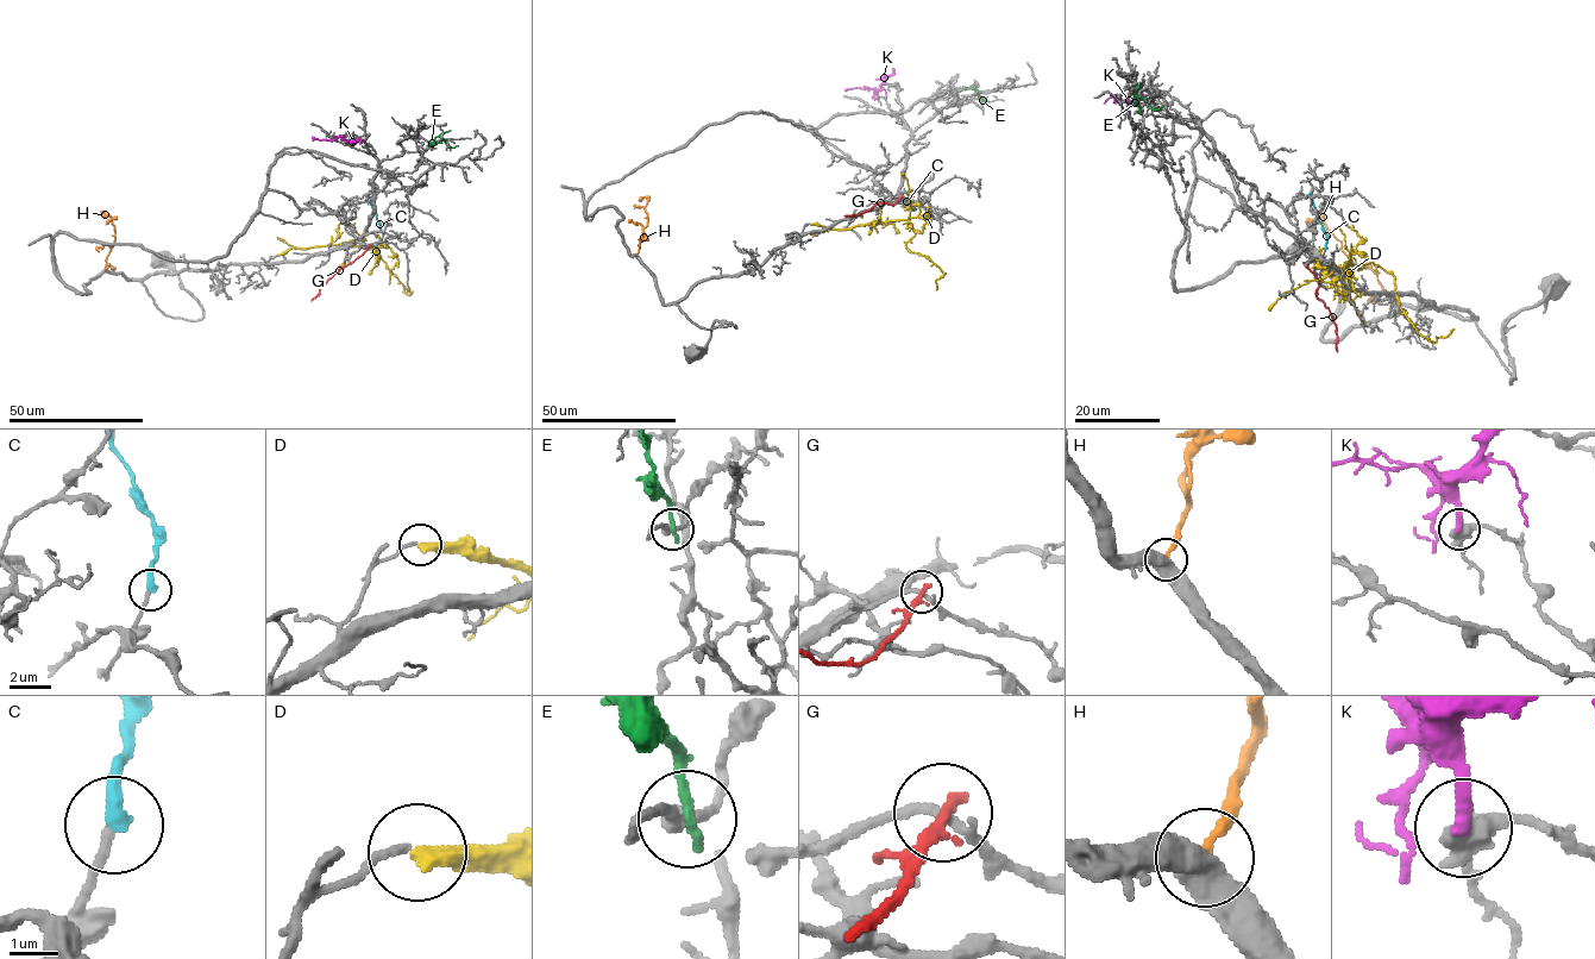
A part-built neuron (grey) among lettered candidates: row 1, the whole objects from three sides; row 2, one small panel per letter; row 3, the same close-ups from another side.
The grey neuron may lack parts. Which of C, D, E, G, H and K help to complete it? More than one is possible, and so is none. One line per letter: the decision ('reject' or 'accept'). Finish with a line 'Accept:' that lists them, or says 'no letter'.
C: accept
D: reject
E: reject
G: reject
H: reject
K: reject
Accept: C

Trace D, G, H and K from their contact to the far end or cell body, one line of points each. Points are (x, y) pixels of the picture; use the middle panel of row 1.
D: (810, 224), (841, 229), (906, 220), (915, 234), (906, 249), (925, 256), (943, 274), (936, 280), (936, 289)
G: (902, 195), (895, 205), (877, 204), (856, 215), (843, 215)
H: (636, 255), (647, 219), (644, 208), (647, 199), (639, 200)
K: (878, 96), (883, 77), (892, 74), (892, 68)

